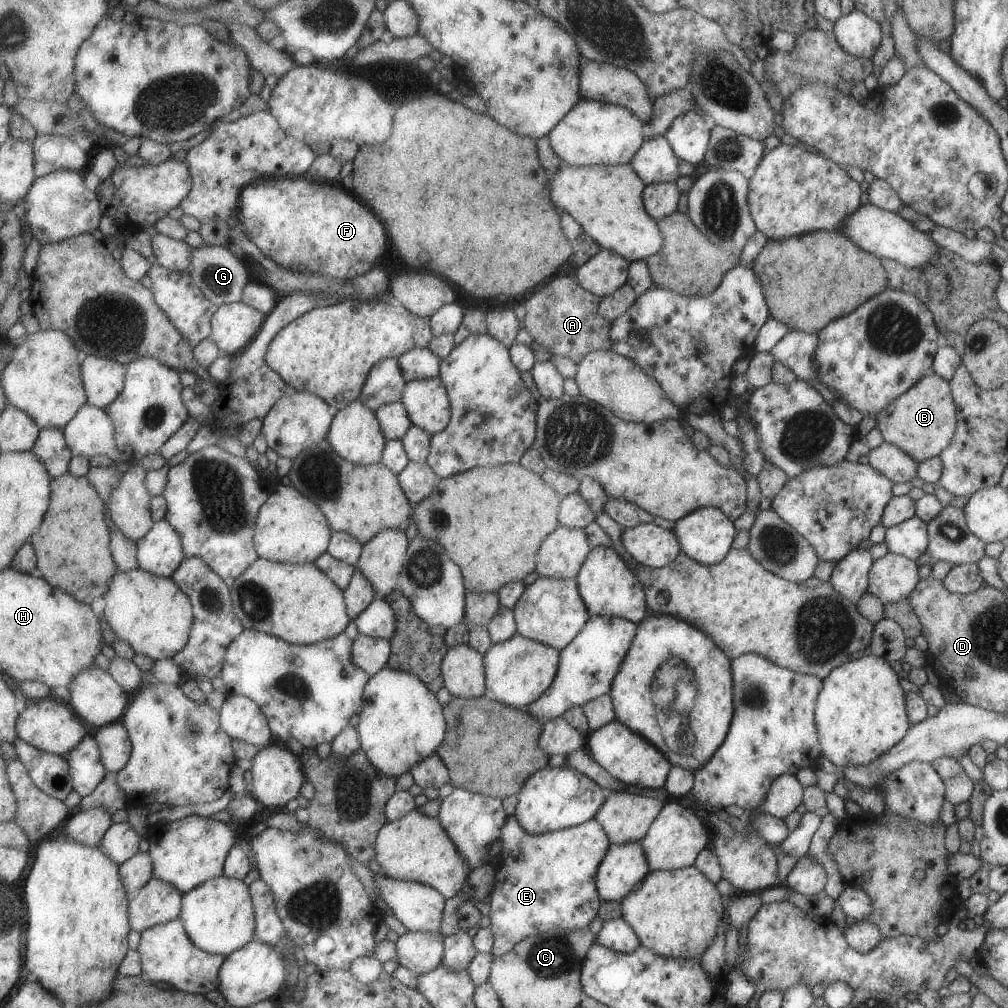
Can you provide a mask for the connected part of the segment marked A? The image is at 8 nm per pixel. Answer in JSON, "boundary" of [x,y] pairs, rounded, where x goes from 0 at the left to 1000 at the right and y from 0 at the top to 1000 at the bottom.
{"boundary":[[[553,274],[543,284],[520,299],[519,323],[528,337],[537,341],[545,351],[561,353],[572,361],[587,347],[605,346],[605,318],[594,313],[592,303],[595,296],[573,283],[570,276]]]}

